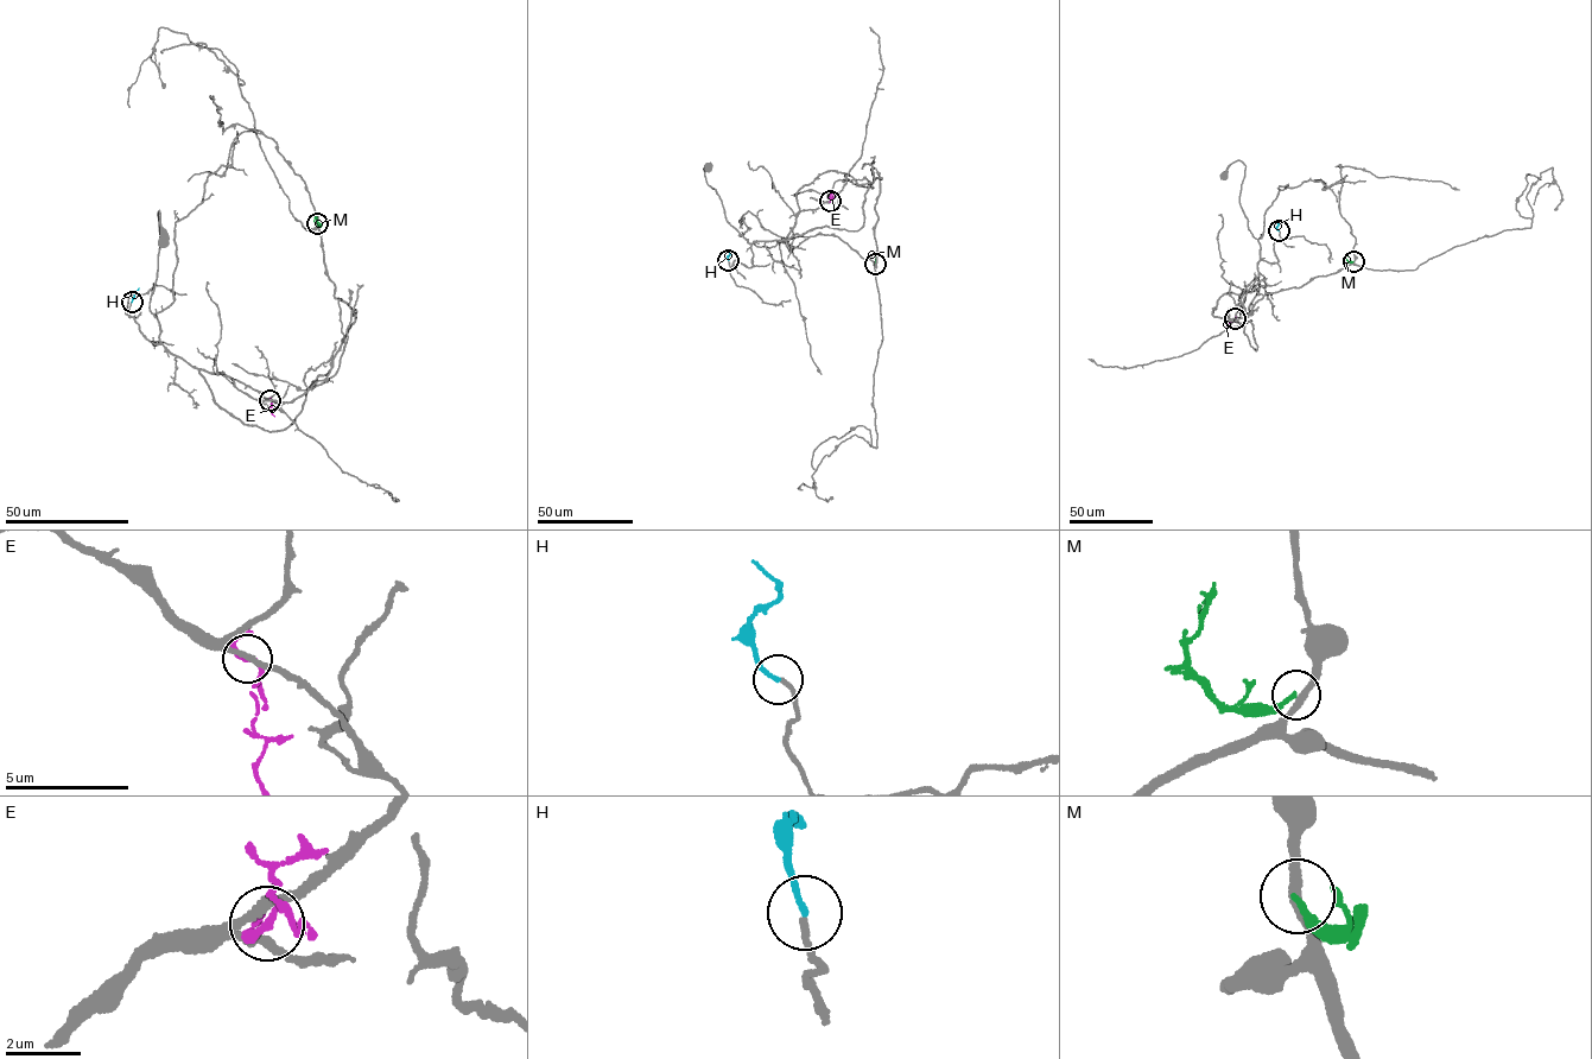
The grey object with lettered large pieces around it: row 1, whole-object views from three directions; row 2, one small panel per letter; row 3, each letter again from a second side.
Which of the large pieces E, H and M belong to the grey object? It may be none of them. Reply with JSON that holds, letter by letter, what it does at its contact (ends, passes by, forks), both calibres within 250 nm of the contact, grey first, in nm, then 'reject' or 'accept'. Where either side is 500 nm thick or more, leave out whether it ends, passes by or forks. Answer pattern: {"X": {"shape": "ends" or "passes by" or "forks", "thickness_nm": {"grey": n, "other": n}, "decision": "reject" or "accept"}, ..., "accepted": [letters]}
{"E": {"shape": "forks", "thickness_nm": {"grey": 240, "other": 160}, "decision": "reject"}, "H": {"shape": "ends", "thickness_nm": {"grey": 140, "other": 150}, "decision": "accept"}, "M": {"shape": "ends", "thickness_nm": {"grey": 260, "other": 180}, "decision": "reject"}, "accepted": ["H"]}

